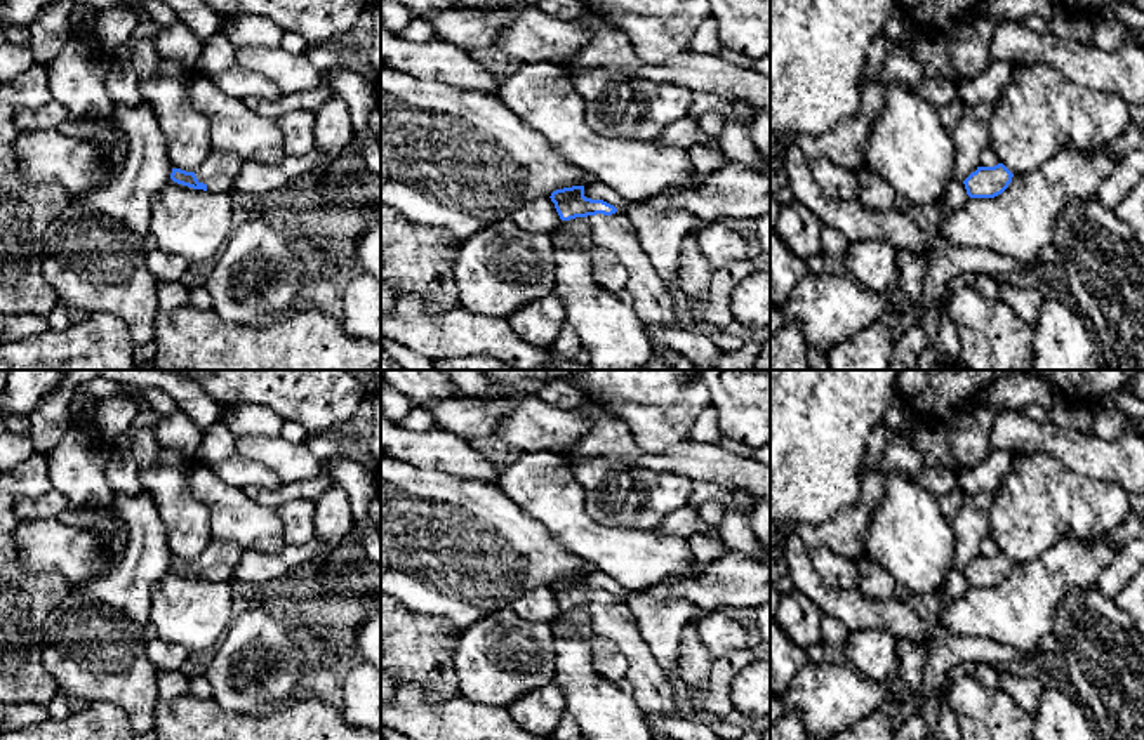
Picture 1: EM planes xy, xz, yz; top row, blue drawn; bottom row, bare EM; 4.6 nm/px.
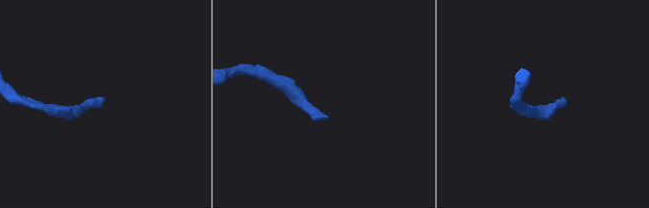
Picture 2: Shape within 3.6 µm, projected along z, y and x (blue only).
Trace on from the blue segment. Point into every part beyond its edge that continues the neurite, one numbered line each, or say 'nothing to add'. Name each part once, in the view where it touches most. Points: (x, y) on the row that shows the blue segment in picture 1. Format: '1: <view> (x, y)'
1: xz (652, 301)

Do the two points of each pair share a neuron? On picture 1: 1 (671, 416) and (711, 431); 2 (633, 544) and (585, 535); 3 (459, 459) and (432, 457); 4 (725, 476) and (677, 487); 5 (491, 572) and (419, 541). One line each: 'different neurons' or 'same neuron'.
1: different neurons
2: same neuron
3: same neuron
4: different neurons
5: same neuron

